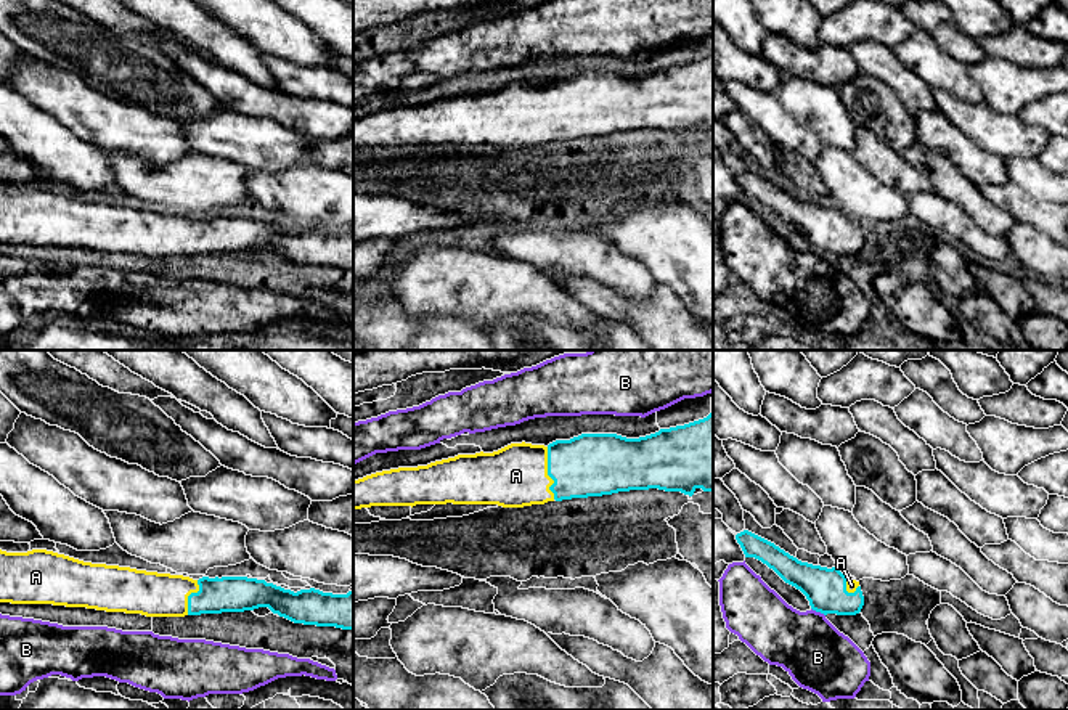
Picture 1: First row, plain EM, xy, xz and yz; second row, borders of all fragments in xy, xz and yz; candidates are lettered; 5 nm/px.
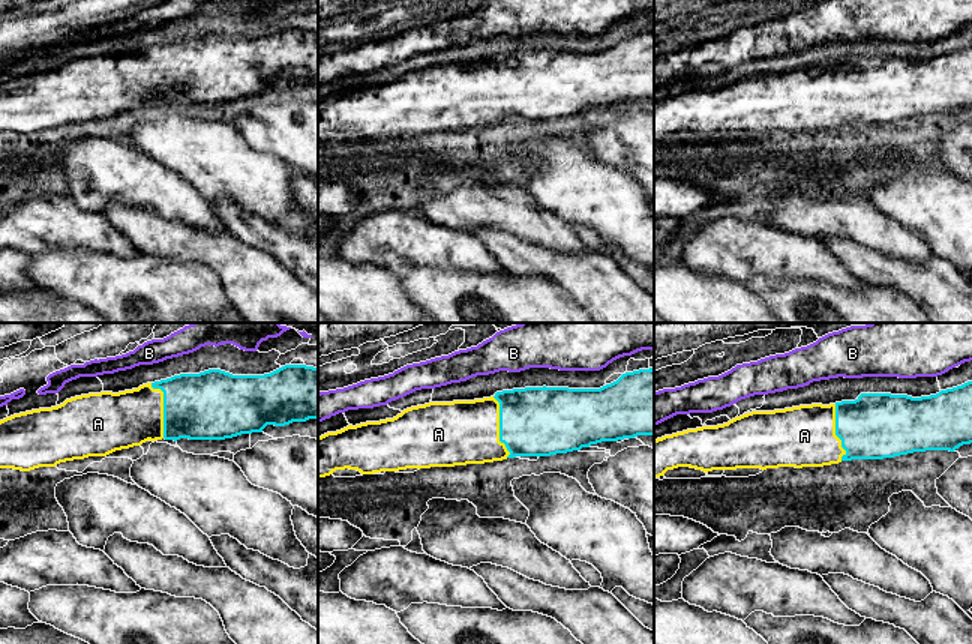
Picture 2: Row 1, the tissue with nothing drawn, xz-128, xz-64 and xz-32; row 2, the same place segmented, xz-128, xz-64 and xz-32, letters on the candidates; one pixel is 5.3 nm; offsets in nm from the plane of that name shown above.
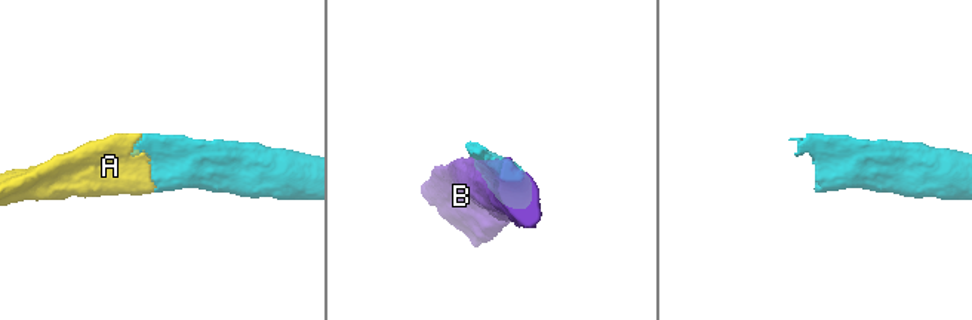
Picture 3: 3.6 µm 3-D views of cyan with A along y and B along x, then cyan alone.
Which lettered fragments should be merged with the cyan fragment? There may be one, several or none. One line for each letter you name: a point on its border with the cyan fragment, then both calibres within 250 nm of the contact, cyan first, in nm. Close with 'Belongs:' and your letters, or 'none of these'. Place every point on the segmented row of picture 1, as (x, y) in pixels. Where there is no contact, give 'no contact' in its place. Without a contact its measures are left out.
A: contact xz (548, 473); calibres 320 and 320 nm
Belongs: A

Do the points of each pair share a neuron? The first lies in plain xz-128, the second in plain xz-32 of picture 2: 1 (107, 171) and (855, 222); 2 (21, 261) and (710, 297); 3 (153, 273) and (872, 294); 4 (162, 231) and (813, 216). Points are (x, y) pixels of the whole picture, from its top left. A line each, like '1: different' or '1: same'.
1: same
2: same
3: same
4: different

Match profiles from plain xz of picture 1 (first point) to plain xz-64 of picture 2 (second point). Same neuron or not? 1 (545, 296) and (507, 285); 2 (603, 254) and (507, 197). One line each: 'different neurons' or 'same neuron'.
1: different neurons
2: same neuron

